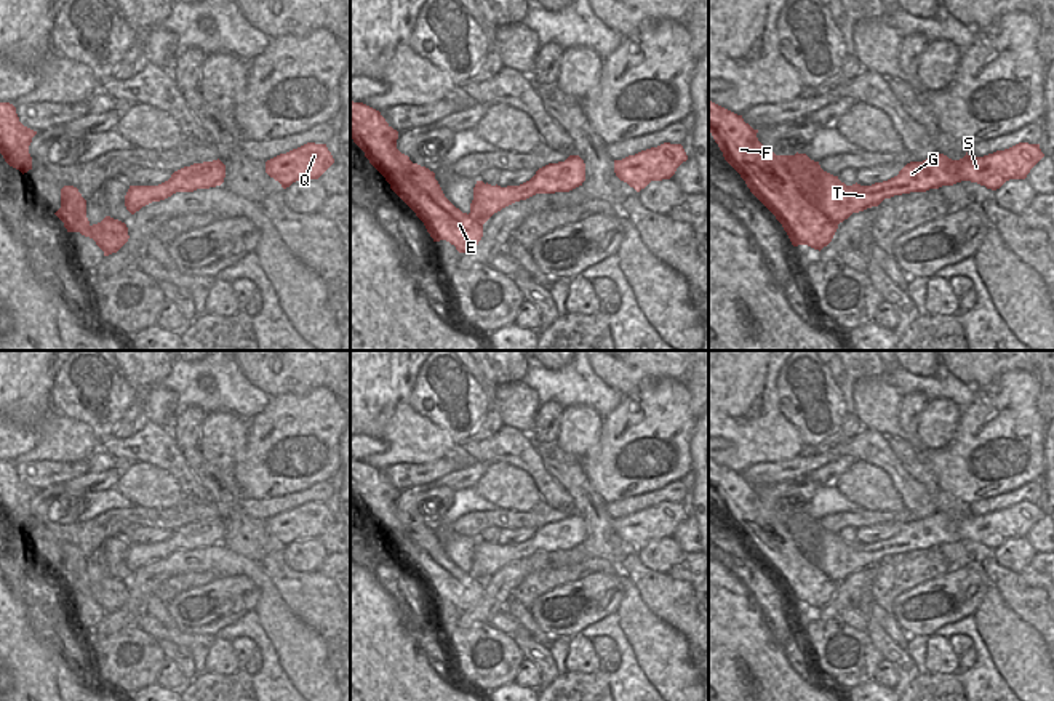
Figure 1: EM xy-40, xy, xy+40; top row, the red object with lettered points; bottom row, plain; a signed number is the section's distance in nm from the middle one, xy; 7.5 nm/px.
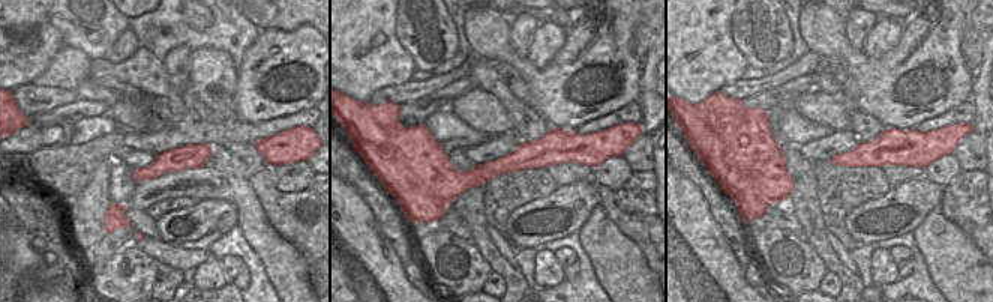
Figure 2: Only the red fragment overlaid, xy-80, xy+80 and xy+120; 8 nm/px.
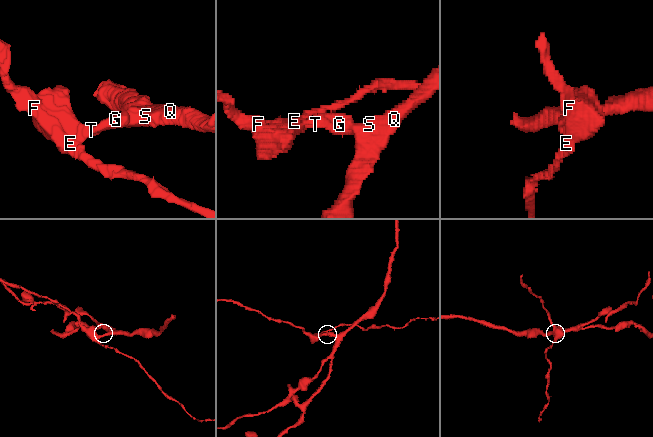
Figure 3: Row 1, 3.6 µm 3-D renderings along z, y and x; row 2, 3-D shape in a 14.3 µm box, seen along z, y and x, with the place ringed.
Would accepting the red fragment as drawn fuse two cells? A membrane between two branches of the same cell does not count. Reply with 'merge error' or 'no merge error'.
merge error

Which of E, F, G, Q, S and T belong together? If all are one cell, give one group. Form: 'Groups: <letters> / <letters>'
Groups: E F / G Q S T.

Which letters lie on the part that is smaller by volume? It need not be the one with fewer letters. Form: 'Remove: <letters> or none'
Remove: E, F.

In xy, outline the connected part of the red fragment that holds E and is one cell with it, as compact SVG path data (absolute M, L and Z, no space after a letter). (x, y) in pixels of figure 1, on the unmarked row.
M350 459L350 496L369 522L385 536L390 547L424 581L433 600L446 599L459 611L473 608L483 595L483 539L473 546L470 571L462 571L443 552L435 531L413 522L397 507L398 490L379 469Z

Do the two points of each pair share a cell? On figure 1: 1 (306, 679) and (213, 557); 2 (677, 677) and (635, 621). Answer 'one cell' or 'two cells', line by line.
1: one cell
2: one cell

